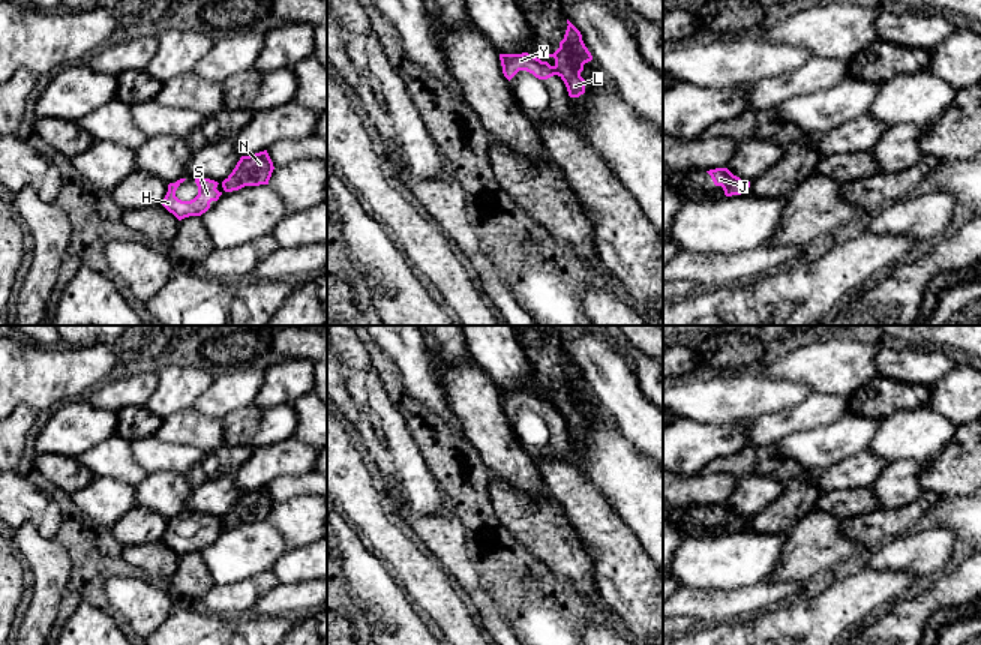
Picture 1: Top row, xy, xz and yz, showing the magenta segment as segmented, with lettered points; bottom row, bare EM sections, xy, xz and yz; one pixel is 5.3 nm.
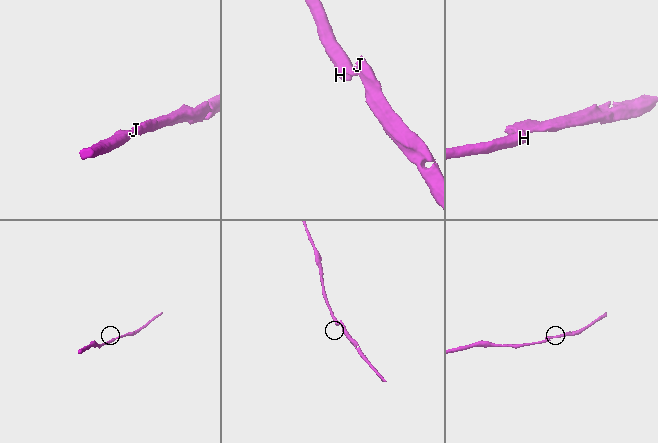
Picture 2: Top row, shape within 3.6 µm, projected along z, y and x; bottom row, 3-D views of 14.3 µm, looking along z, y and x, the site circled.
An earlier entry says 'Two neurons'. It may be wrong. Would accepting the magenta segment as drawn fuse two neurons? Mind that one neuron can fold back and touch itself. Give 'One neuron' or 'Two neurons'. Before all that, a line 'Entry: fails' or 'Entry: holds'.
Entry: holds
Two neurons

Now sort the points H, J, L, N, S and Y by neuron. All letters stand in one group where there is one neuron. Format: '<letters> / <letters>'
H S Y / J L N

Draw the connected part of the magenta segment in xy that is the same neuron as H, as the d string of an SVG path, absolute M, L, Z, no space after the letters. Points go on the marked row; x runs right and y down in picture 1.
M180 178L176 183L168 184L168 192L162 201L162 206L172 213L178 220L189 218L189 216L201 216L210 208L212 201L218 201L222 192L219 192L218 182L210 178L195 178L198 186L198 195L190 201L182 201L176 196L177 188L186 178Z

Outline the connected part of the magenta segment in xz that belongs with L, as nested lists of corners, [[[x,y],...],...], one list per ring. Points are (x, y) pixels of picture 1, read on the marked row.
[[[568,20],[567,24],[560,48],[549,57],[555,58],[554,69],[564,81],[568,96],[579,98],[585,93],[585,80],[580,76],[580,72],[584,64],[592,60],[592,56],[585,46],[580,32]]]

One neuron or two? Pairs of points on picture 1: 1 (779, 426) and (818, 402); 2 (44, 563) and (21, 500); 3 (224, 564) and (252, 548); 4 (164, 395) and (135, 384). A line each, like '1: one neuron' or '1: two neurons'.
1: one neuron
2: two neurons
3: one neuron
4: two neurons

